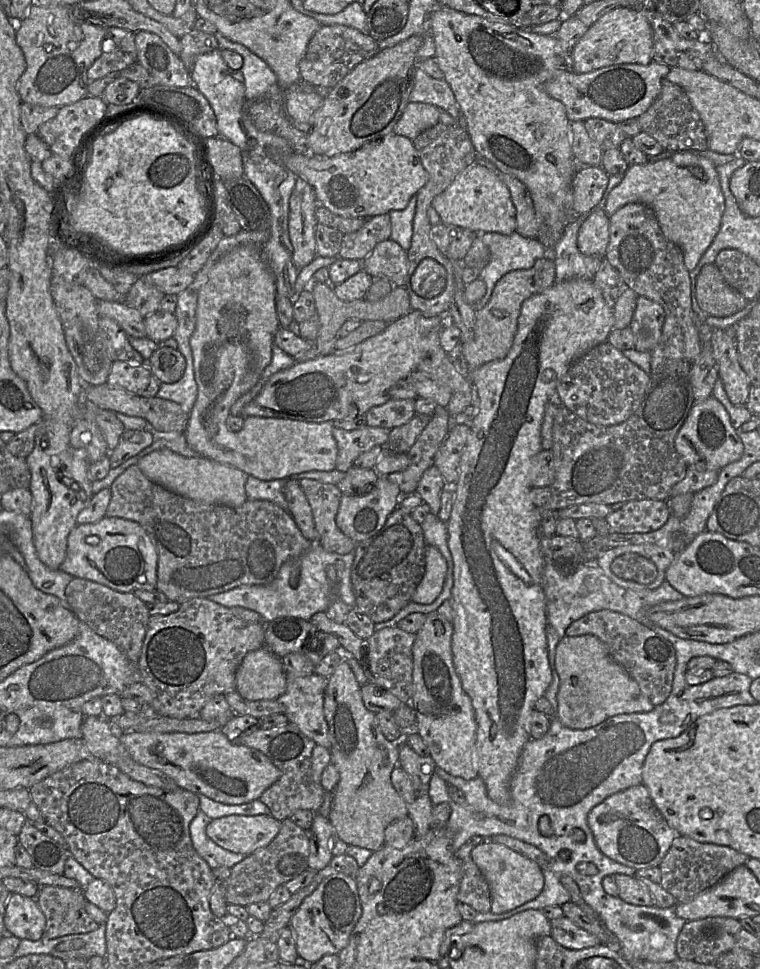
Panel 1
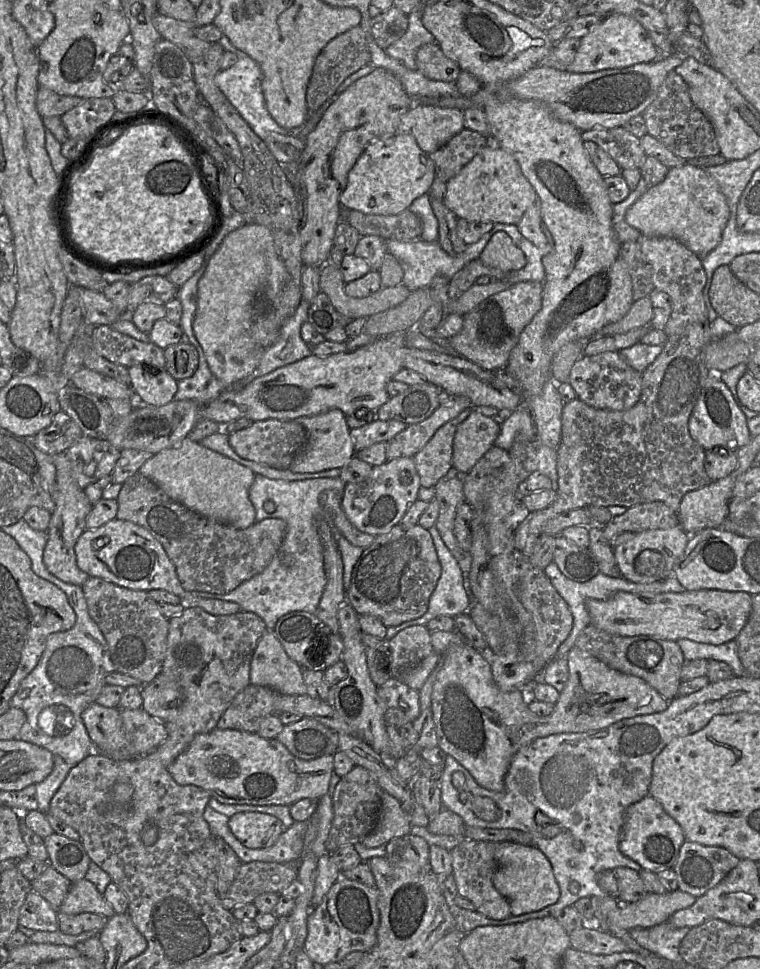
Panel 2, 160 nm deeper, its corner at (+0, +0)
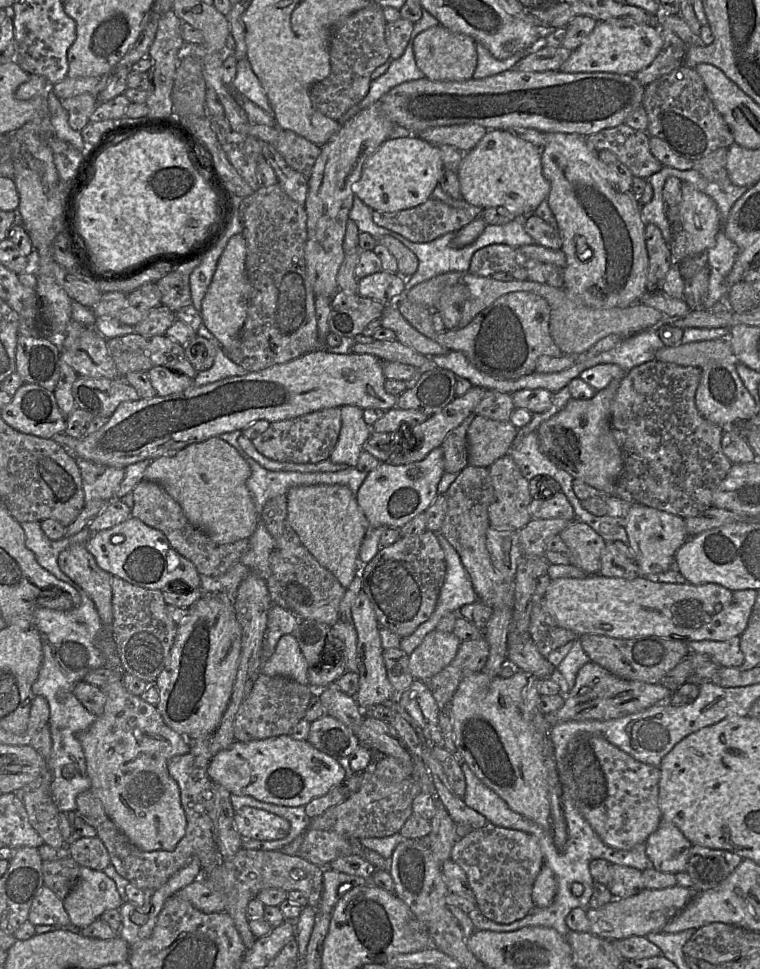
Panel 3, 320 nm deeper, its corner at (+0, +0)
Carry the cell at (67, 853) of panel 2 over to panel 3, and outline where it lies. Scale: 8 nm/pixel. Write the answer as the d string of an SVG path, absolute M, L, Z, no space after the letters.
M81 837L66 845L69 856L80 867L87 867L96 871L103 871L111 864L109 853L98 837Z

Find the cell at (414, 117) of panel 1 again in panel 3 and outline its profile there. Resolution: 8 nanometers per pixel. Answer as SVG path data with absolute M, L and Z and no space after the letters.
M460 124L428 128L416 135L432 145L450 145L467 153L487 132L488 129L478 124Z

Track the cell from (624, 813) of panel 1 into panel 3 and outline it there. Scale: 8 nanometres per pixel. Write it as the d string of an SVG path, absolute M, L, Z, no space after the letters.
M661 819L656 831L645 842L645 852L655 870L684 872L692 843L672 823Z

